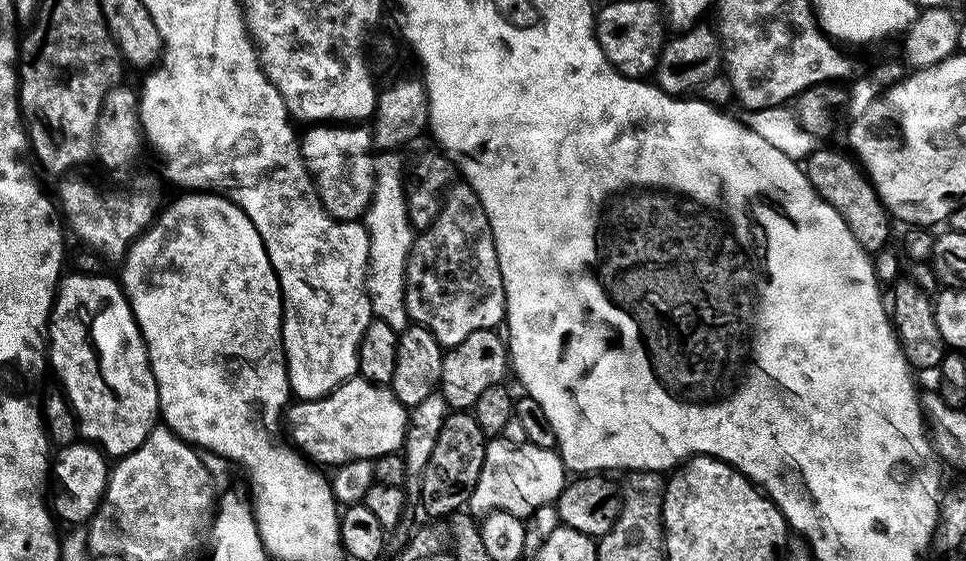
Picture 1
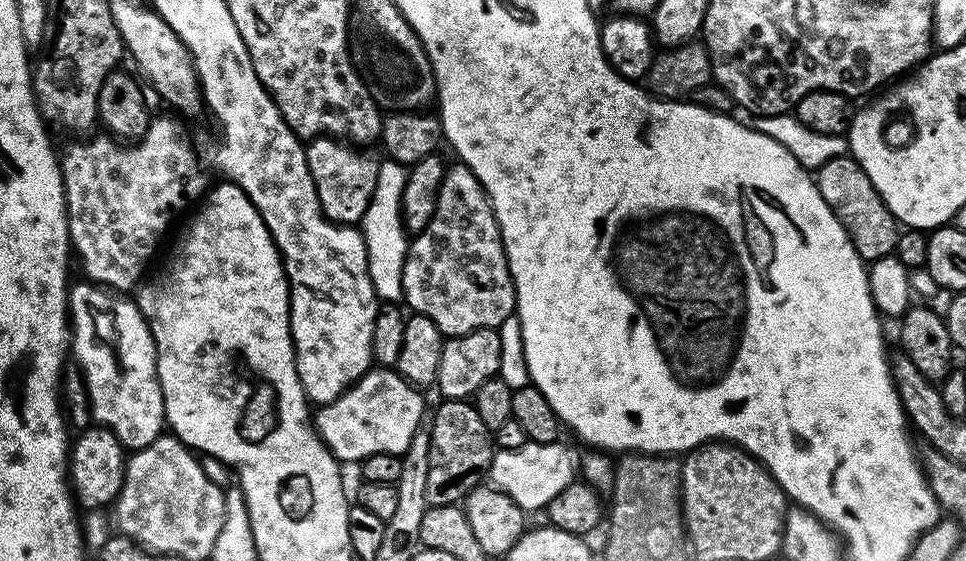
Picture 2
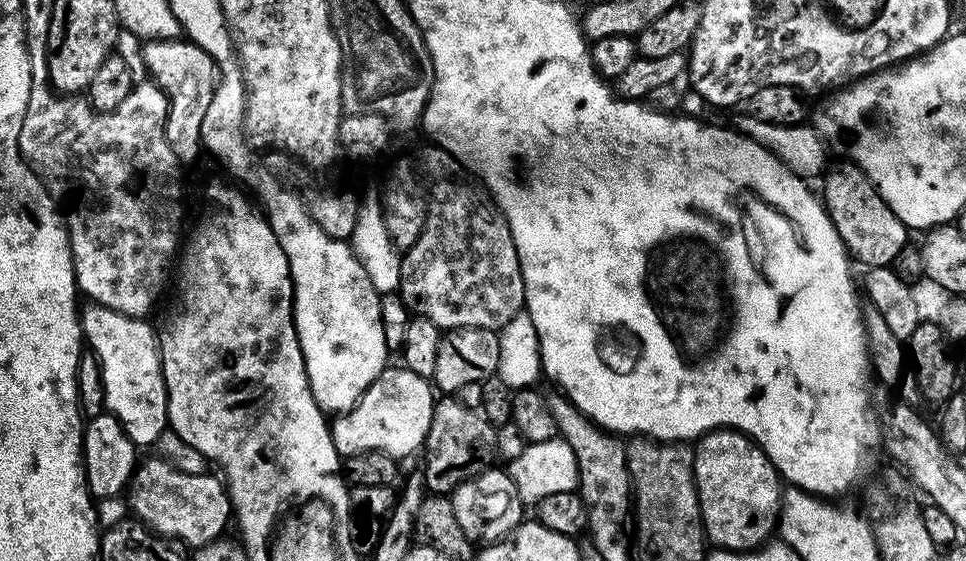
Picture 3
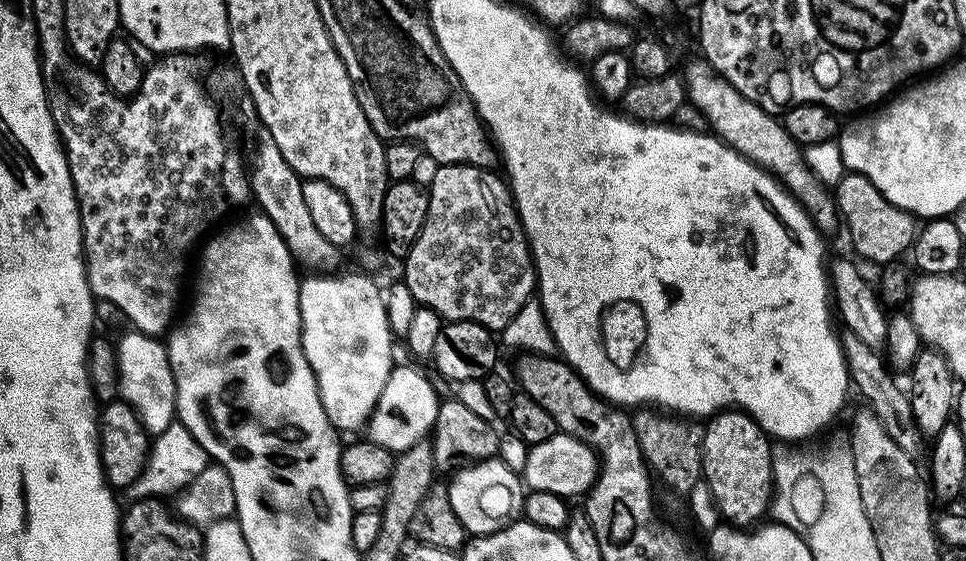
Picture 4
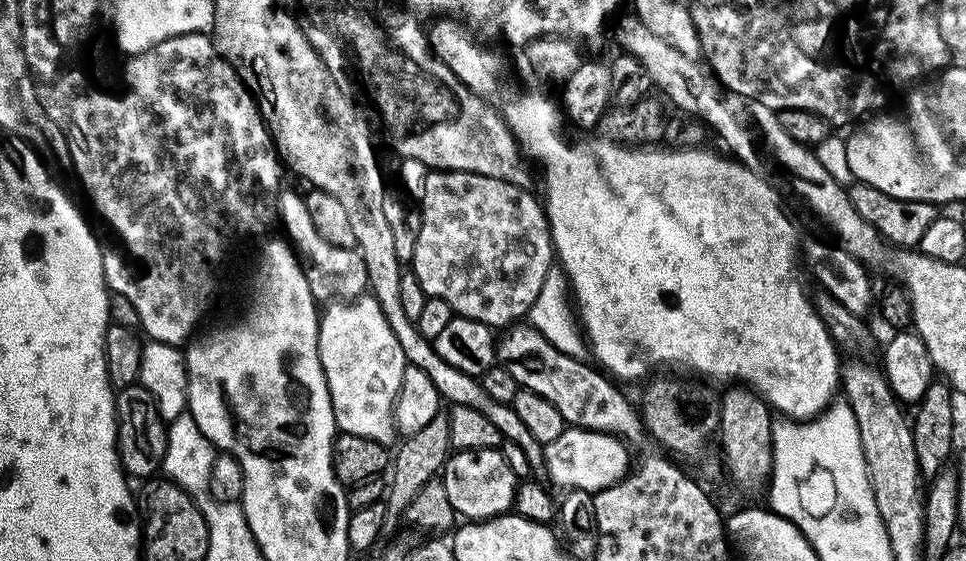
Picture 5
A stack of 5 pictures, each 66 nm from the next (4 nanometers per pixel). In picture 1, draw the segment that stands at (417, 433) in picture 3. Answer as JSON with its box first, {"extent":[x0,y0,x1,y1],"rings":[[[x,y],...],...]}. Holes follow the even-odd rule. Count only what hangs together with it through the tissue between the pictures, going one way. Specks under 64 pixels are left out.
{"extent":[286,378,409,466],"rings":[[[353,378],[340,384],[329,396],[293,403],[286,412],[286,432],[288,428],[289,434],[292,435],[291,443],[309,461],[320,466],[325,466],[324,464],[339,466],[345,461],[373,461],[382,454],[400,452],[404,447],[408,418],[409,409],[405,408],[404,403],[392,393],[389,385],[376,384],[373,380],[363,378]]]}

